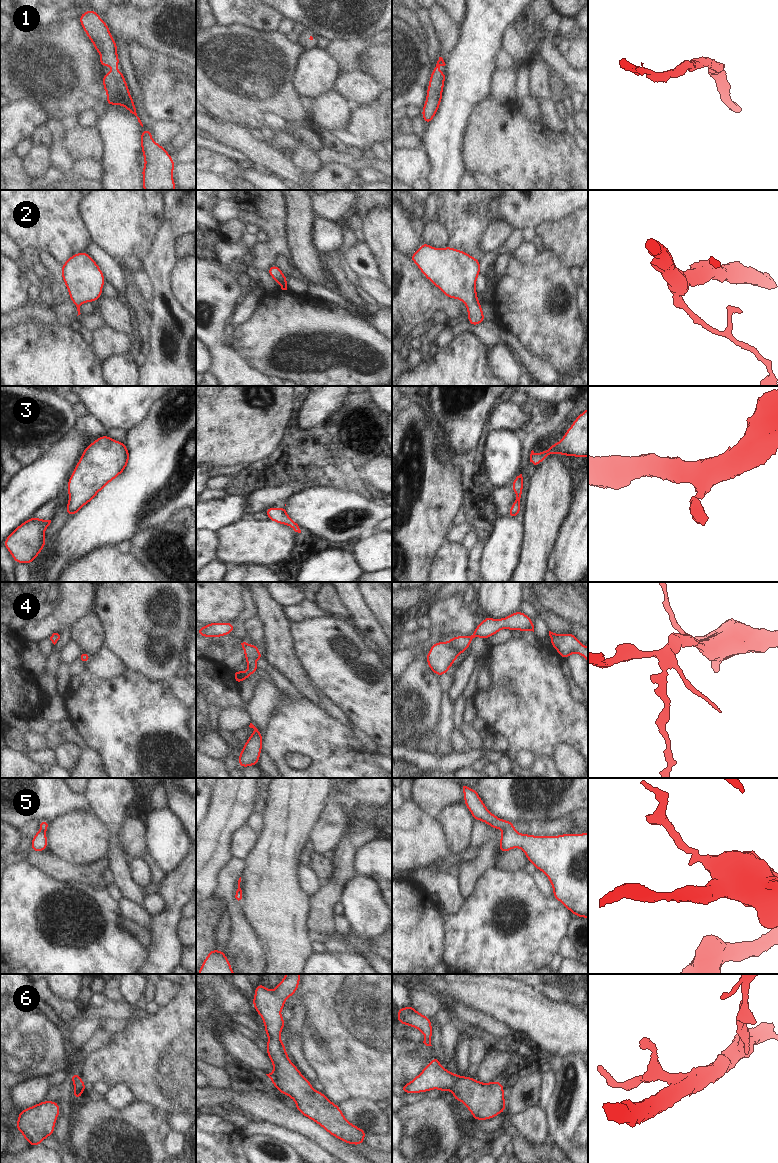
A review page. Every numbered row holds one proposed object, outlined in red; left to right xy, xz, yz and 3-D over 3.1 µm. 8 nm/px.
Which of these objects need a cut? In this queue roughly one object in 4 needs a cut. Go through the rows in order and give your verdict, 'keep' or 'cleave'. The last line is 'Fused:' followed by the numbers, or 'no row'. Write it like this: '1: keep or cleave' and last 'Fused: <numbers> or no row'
1: keep
2: keep
3: keep
4: keep
5: keep
6: keep
Fused: no row

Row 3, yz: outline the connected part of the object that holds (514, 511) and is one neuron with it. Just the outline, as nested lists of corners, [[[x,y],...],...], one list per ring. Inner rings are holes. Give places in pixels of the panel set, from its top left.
[[[522,474],[517,476],[515,480],[512,482],[512,489],[516,494],[516,500],[512,504],[507,516],[509,517],[517,517],[521,508],[521,496],[523,491],[523,477]]]

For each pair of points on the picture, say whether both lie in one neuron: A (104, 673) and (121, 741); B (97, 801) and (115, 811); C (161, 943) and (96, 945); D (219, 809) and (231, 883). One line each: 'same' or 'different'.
A: different
B: same
C: different
D: different

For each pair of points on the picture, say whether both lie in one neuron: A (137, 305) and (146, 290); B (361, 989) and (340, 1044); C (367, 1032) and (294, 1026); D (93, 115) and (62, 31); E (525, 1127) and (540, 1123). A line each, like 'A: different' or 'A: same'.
A: different
B: same
C: different
D: different
E: same

